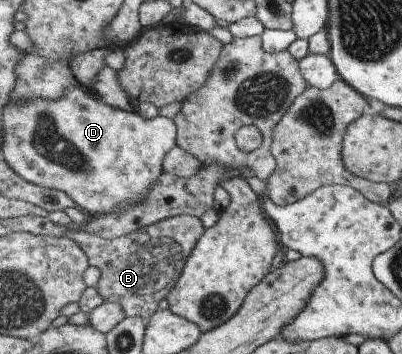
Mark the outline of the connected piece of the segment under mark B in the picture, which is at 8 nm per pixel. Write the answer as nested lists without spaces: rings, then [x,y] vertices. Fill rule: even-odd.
[[[184,214],[159,221],[111,240],[84,231],[70,231],[70,233],[66,233],[65,237],[79,243],[80,247],[87,252],[89,265],[100,269],[101,278],[97,290],[106,302],[119,304],[128,318],[149,319],[160,309],[160,303],[164,303],[164,298],[167,298],[171,291],[175,290],[174,285],[179,282],[178,279],[187,265],[187,259],[195,249],[204,230],[206,227],[199,217]]]

